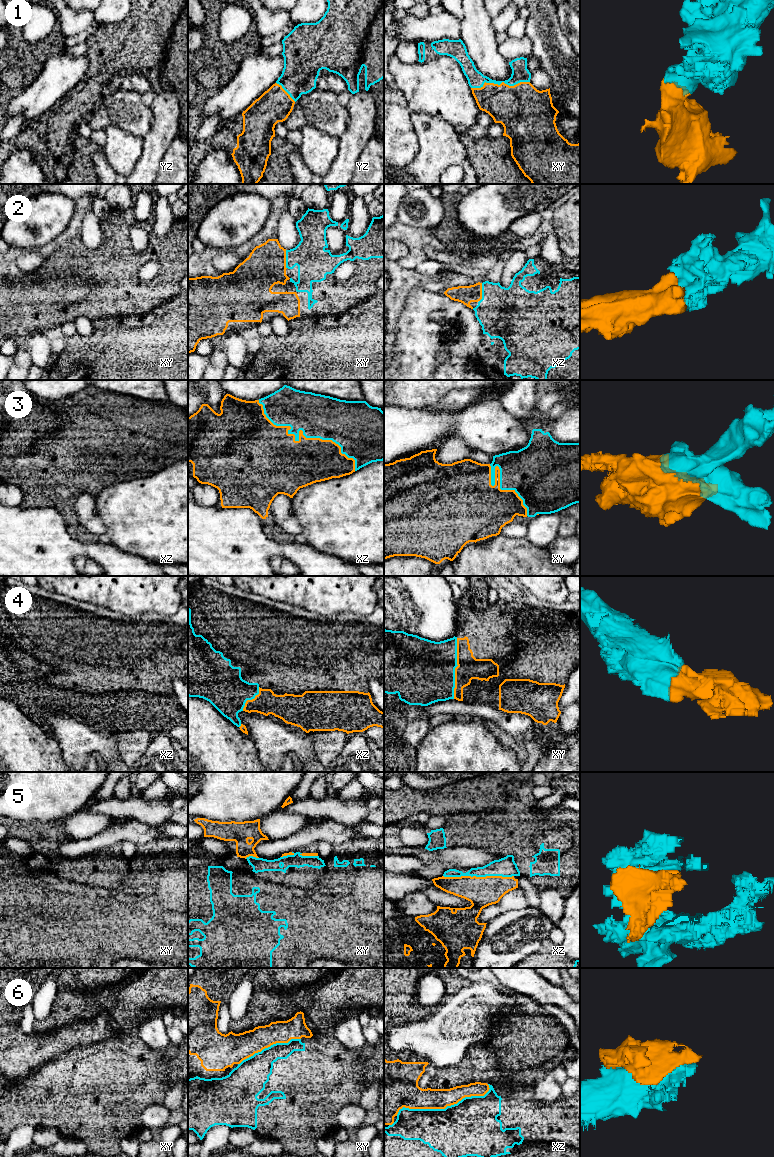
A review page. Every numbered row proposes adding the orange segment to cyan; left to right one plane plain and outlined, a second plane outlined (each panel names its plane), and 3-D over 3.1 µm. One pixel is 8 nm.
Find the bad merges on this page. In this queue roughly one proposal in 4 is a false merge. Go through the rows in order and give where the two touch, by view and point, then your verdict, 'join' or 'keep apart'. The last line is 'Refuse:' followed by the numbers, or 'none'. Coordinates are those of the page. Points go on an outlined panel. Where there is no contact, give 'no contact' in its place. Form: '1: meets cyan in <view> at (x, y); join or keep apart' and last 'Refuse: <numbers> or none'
1: meets cyan in xy at (500, 83); join
2: meets cyan in xy at (286, 259); join
3: meets cyan in xz at (302, 430); join
4: meets cyan in xy at (455, 667); join
5: meets cyan in xz at (478, 876); keep apart
6: meets cyan in xz at (442, 1109); keep apart
Refuse: 5, 6

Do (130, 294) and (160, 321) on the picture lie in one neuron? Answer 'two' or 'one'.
two

